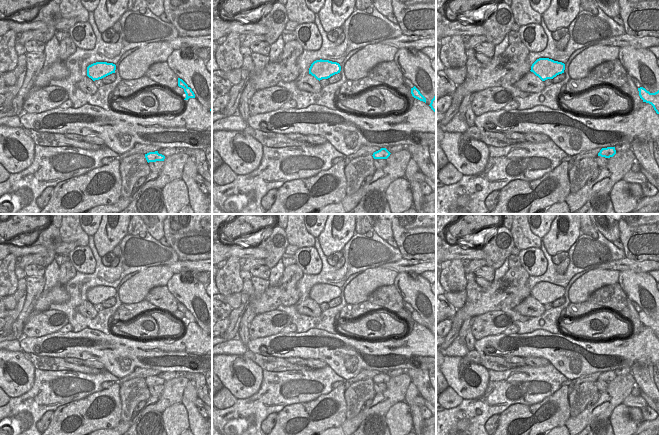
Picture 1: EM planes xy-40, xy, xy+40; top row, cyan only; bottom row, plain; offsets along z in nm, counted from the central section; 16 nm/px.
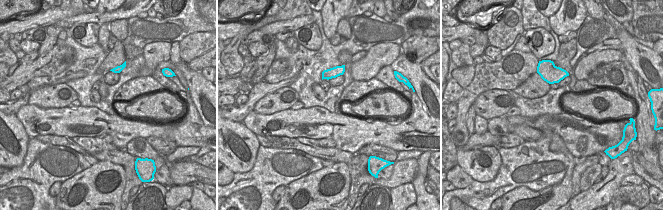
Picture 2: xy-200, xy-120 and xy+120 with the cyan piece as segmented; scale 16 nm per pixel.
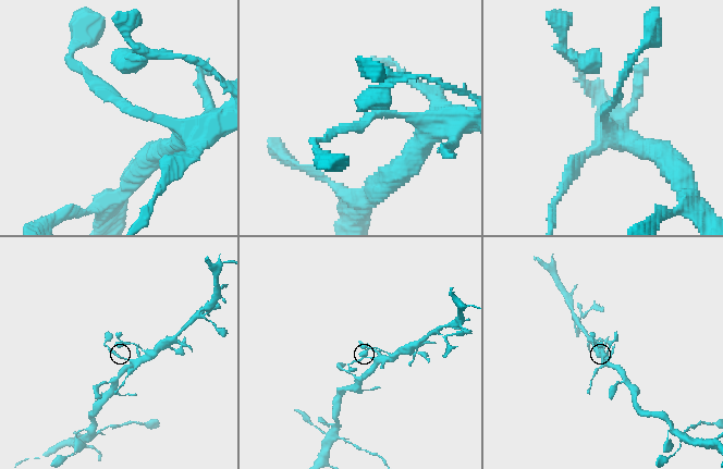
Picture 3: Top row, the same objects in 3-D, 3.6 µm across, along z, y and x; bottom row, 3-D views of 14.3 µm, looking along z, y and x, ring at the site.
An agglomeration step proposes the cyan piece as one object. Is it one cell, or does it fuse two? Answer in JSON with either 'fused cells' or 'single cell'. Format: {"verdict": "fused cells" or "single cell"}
{"verdict": "fused cells"}

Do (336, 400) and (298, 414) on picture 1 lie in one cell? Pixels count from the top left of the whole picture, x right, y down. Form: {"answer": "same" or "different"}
{"answer": "same"}

